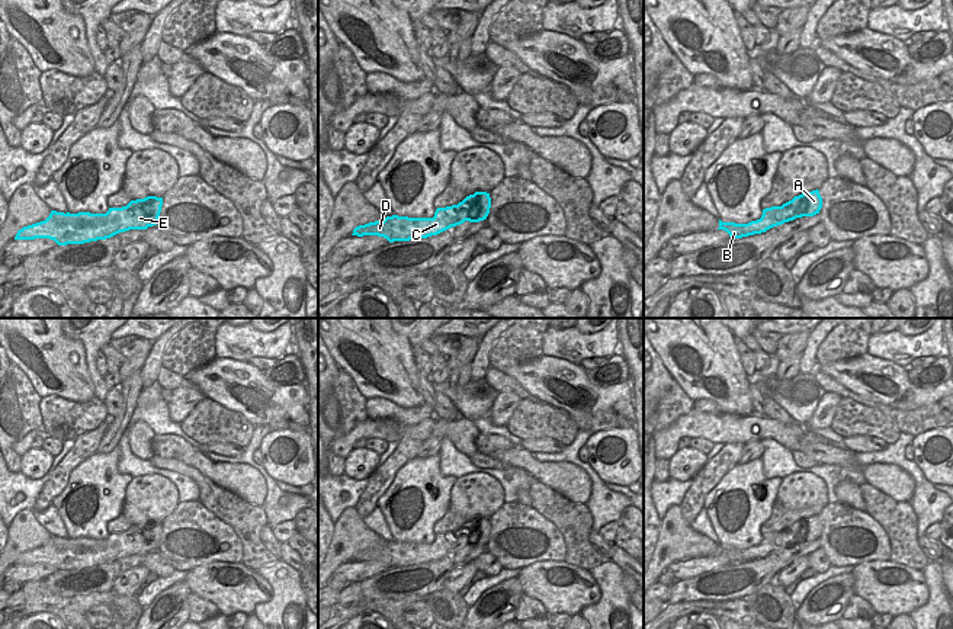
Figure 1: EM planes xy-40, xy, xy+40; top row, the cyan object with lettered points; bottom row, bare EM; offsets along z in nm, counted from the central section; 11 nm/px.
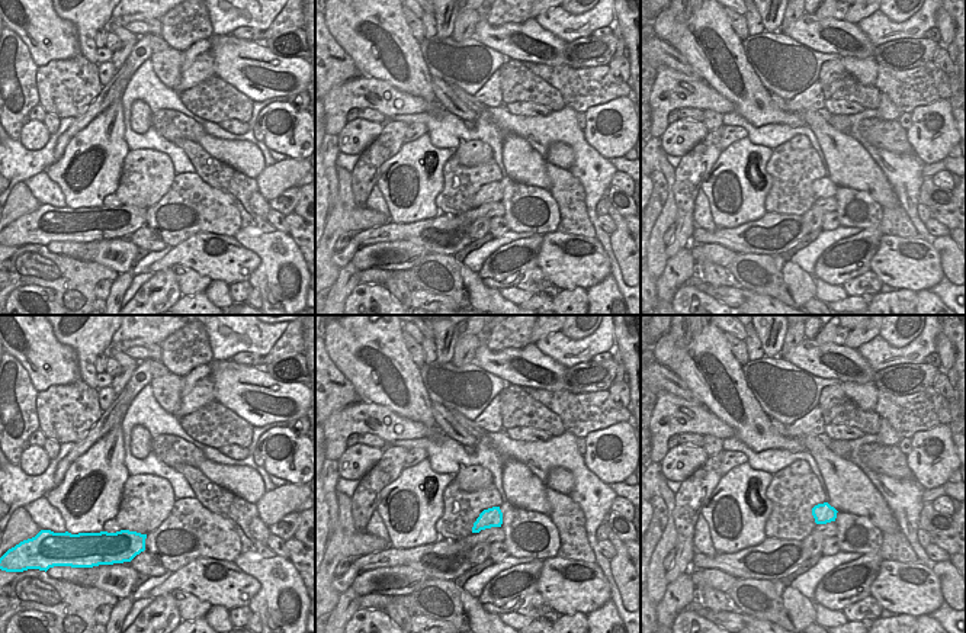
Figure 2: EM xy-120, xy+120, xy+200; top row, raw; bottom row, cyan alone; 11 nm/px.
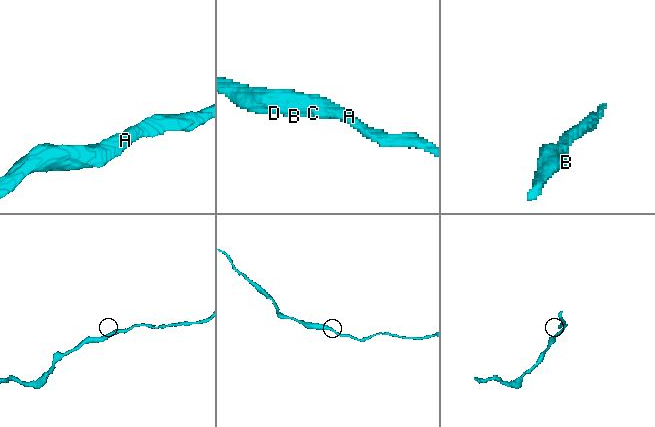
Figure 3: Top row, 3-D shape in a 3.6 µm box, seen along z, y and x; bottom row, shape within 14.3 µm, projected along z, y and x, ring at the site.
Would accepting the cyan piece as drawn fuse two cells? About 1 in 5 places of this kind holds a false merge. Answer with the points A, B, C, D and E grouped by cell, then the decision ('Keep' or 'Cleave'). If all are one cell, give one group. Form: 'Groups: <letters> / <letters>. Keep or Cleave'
Groups: A B C D E. Keep.

